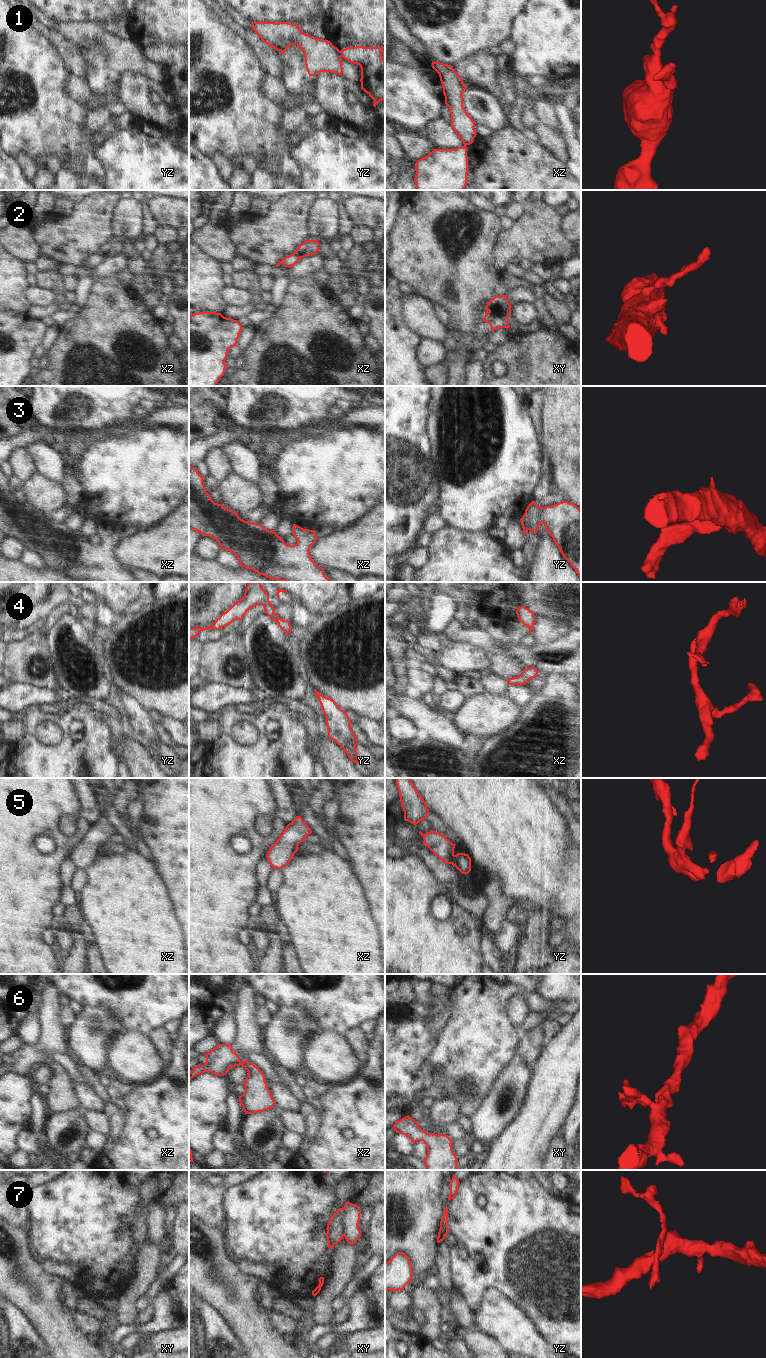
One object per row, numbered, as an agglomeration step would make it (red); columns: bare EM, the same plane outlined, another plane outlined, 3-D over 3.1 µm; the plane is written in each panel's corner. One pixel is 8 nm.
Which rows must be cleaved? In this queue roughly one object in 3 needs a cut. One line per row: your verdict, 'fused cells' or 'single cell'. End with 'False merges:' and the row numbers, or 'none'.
1: fused cells
2: single cell
3: single cell
4: single cell
5: single cell
6: single cell
7: fused cells
False merges: 1, 7

